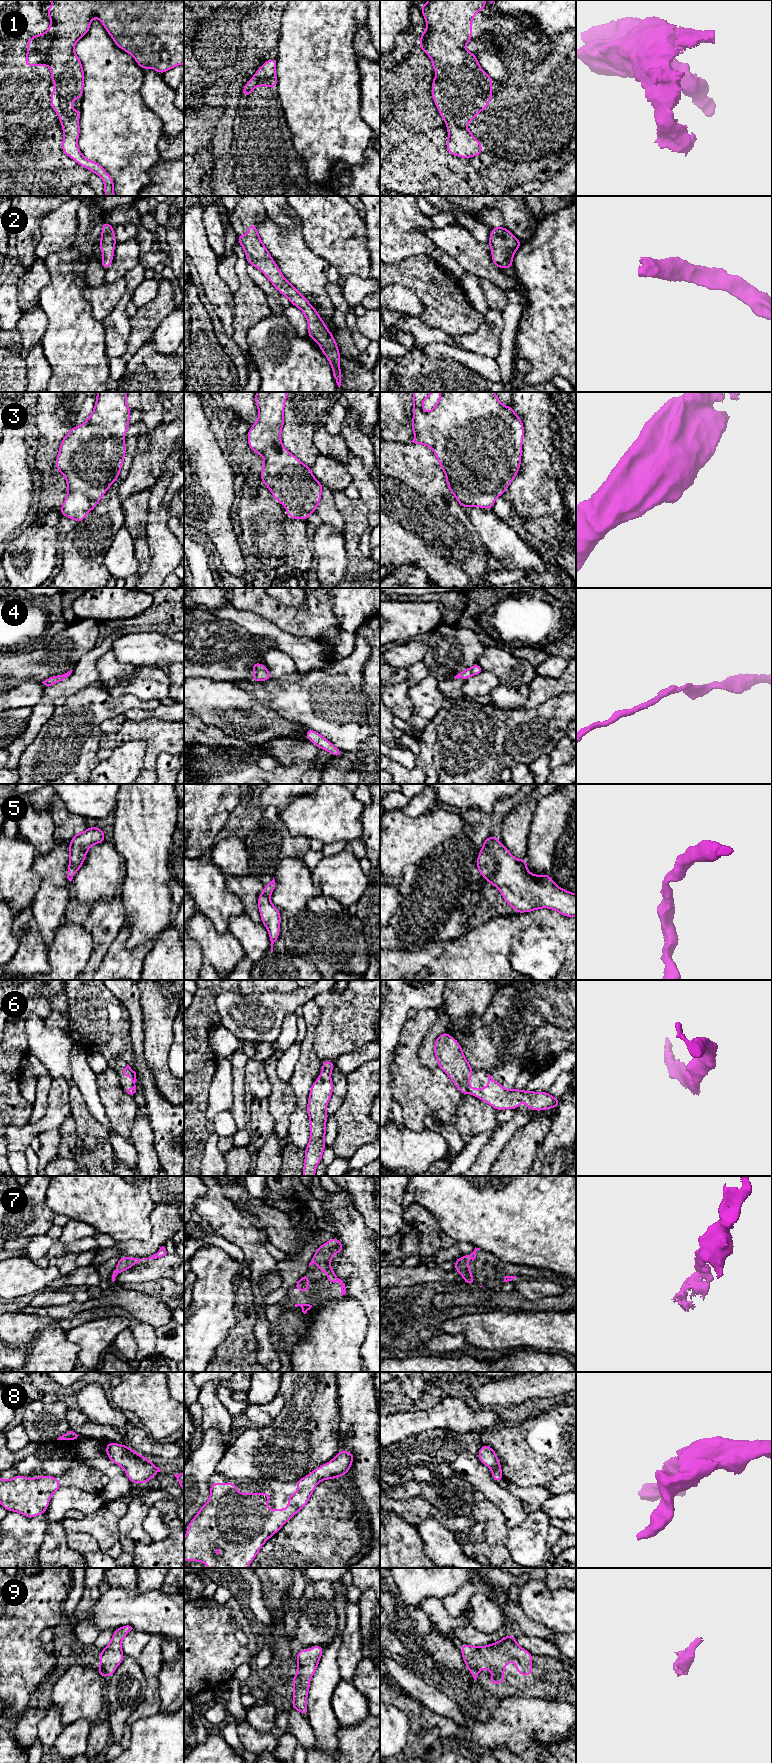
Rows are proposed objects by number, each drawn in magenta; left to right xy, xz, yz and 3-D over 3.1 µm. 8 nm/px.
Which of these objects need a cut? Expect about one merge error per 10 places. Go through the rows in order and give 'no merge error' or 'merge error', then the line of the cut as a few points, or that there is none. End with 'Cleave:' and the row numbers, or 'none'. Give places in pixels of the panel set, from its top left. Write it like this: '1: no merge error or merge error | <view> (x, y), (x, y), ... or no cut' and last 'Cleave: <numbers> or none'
1: no merge error | no cut
2: no merge error | no cut
3: no merge error | no cut
4: no merge error | no cut
5: no merge error | no cut
6: no merge error | no cut
7: no merge error | no cut
8: no merge error | no cut
9: no merge error | no cut
Cleave: none

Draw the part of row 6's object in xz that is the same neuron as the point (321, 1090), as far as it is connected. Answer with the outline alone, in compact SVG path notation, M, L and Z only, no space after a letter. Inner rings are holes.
M324 1060L322 1067L318 1079L311 1086L306 1106L310 1121L310 1140L305 1148L303 1176L315 1176L315 1170L326 1148L324 1142L328 1115L326 1108L334 1089L331 1071L335 1065L329 1060Z

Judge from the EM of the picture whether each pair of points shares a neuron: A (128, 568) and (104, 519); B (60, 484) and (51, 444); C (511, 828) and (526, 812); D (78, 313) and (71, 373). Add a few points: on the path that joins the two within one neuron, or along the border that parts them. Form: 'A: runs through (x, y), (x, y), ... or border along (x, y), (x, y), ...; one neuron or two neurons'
A: border along (124, 524), (117, 531), (103, 559); two neurons
B: runs through (54, 474), (49, 469), (49, 454); one neuron
C: runs through (515, 824), (522, 816); one neuron
D: runs through (74, 328), (74, 358); one neuron

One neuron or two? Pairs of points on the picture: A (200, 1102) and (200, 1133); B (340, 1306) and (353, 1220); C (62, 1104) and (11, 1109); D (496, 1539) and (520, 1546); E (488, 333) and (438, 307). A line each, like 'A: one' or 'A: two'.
A: one
B: two
C: two
D: two
E: two

